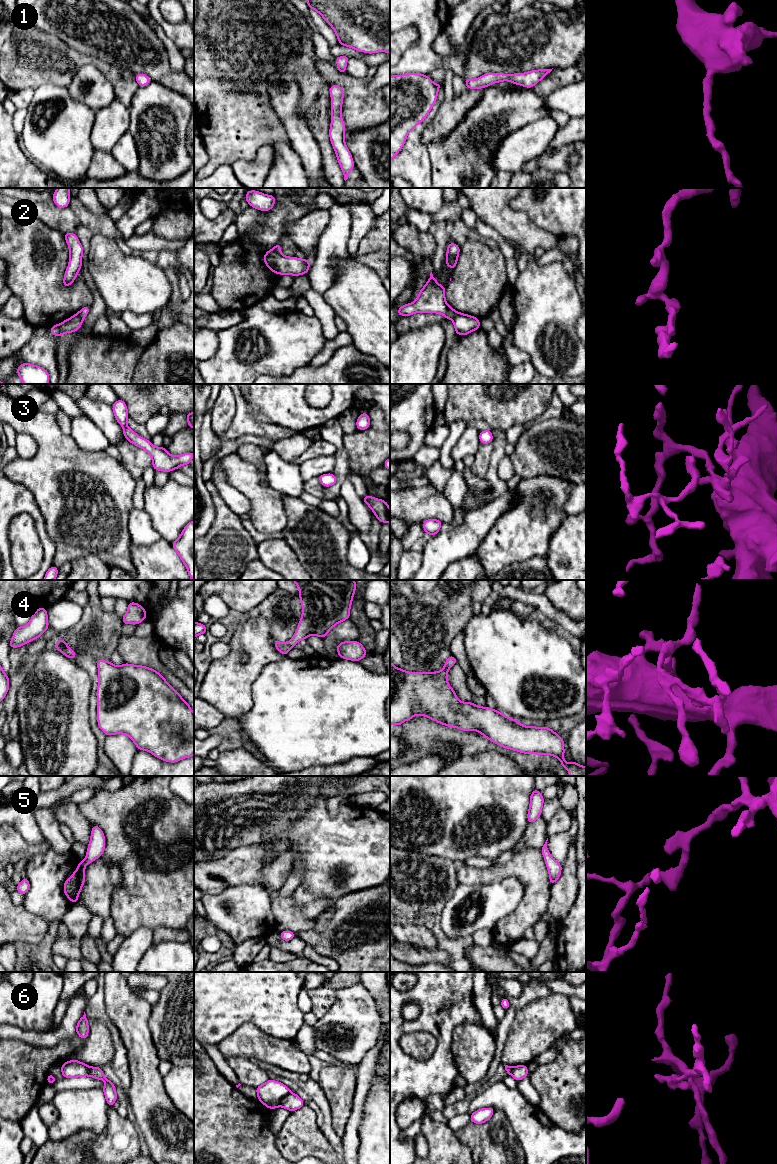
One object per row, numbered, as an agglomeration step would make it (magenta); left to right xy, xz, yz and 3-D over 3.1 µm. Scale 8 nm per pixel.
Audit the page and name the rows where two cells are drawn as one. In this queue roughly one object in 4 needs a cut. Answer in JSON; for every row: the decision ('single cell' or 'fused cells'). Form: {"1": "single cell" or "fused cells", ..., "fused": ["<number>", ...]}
{"1": "single cell", "2": "fused cells", "3": "single cell", "4": "single cell", "5": "single cell", "6": "fused cells", "fused": ["2", "6"]}

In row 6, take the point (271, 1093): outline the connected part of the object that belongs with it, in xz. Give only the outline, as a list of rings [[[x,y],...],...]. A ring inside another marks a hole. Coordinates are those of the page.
[[[272,1079],[255,1089],[258,1100],[267,1108],[273,1110],[279,1107],[281,1100],[290,1093],[290,1089],[287,1086]]]

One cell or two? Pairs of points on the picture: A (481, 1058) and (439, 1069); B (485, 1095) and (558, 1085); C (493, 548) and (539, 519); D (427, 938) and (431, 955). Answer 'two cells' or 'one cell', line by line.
A: two cells
B: two cells
C: one cell
D: two cells

